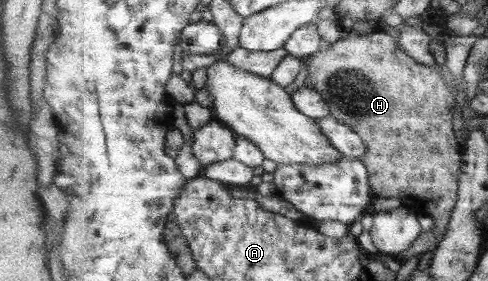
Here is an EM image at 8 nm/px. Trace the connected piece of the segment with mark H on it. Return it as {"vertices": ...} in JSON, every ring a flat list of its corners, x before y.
{"vertices":[[375,30,373,33,366,35,347,34,338,43,326,45,323,49,315,52,306,59,306,69,308,74,306,75,305,84,309,87,315,88,322,93,322,98,327,100,330,104,330,113,335,116,339,121,346,123,348,126,354,128,356,132,365,140,367,146,367,153,361,157,363,163,366,164,368,171,370,172,370,184,372,185,373,193,375,197,383,197,385,199,398,199,401,201,401,205,407,209,410,209,413,213,419,213,423,216,433,217,435,223,435,231,422,232,422,238,417,239,417,242,413,243,413,246,403,252,396,261,404,263,409,261,411,257,421,256,427,251,432,251,437,248,439,244,439,238,443,236,443,233,448,231,448,227,451,223,453,211,455,210,455,204,458,202,459,195,459,174,462,173,462,145,457,143,457,137,455,137,455,123,453,123,453,111,452,107,456,103,454,89,447,85,445,79,443,79,442,73,427,67,422,63,419,63,416,59,413,59,410,55,404,52,404,49,399,45,397,39,388,35,386,32]]}

